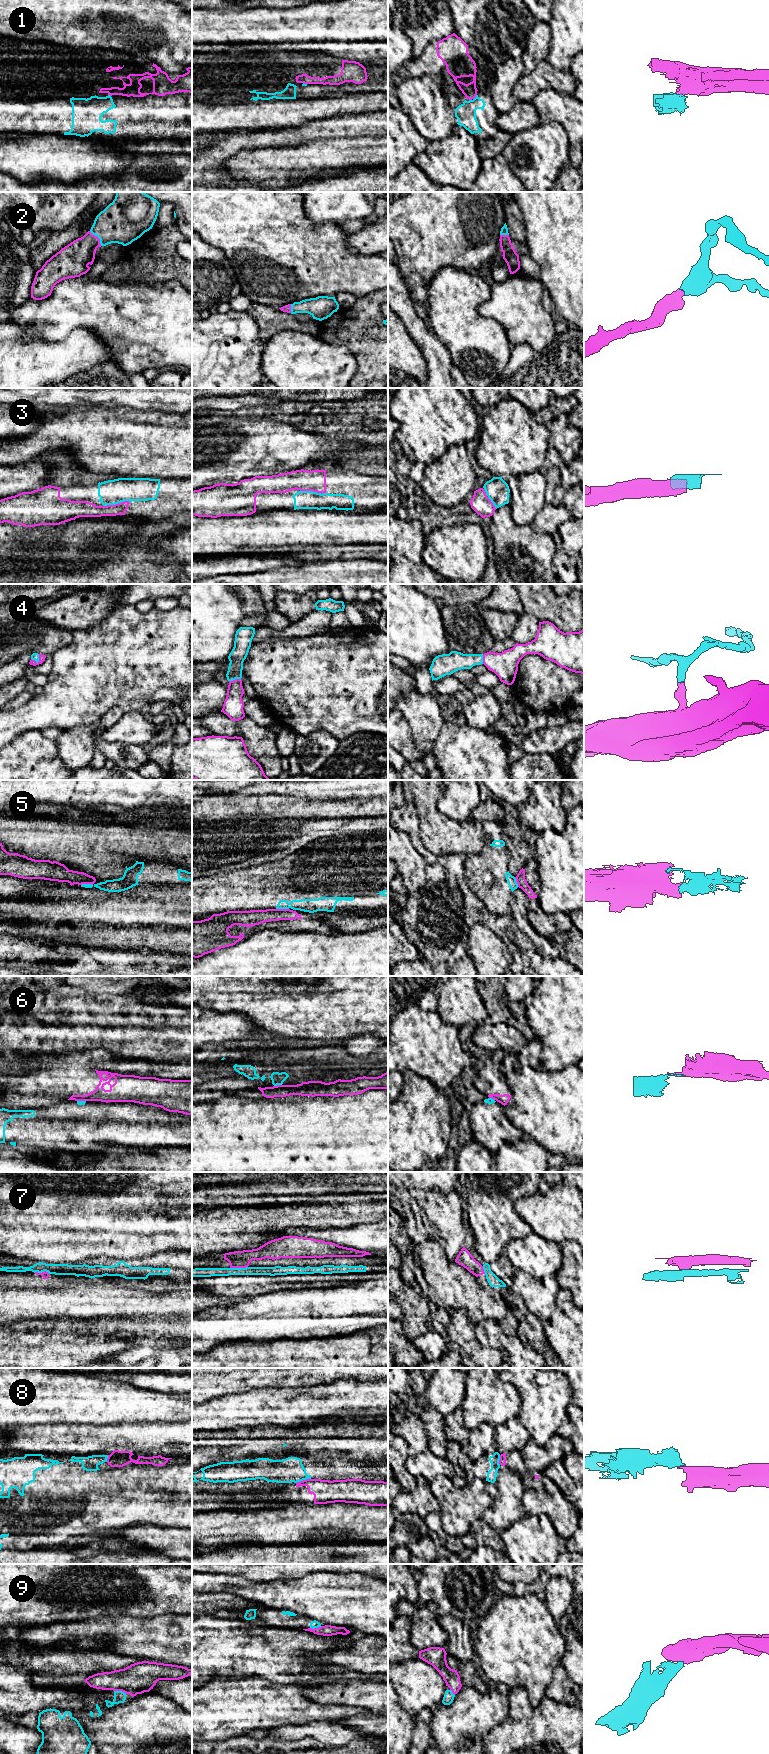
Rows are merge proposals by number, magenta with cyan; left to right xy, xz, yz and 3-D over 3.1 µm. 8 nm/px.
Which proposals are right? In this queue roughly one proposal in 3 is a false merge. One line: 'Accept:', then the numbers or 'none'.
Accept: 2, 3, 4, 7, 9

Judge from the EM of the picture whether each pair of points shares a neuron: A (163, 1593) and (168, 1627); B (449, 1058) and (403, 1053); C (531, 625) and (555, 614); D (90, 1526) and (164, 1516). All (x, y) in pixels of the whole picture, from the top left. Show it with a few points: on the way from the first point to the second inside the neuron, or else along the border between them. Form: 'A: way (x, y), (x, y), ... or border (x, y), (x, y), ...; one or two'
A: border (181, 1614), (156, 1614), (143, 1617); two
B: way (438, 1055), (436, 1053), (414, 1053); one
C: border (524, 611), (532, 614), (539, 621); two
D: way (108, 1514), (146, 1514); one

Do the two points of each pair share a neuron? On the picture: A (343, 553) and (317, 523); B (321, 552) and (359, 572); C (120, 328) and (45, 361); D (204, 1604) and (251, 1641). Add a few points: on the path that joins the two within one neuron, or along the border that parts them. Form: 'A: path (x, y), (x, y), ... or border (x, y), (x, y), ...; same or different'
A: border (359, 543), (312, 545); different
B: border (360, 558), (314, 562); different
C: border (76, 328), (83, 327), (92, 331), (113, 355); different
D: border (210, 1613), (202, 1614); different

